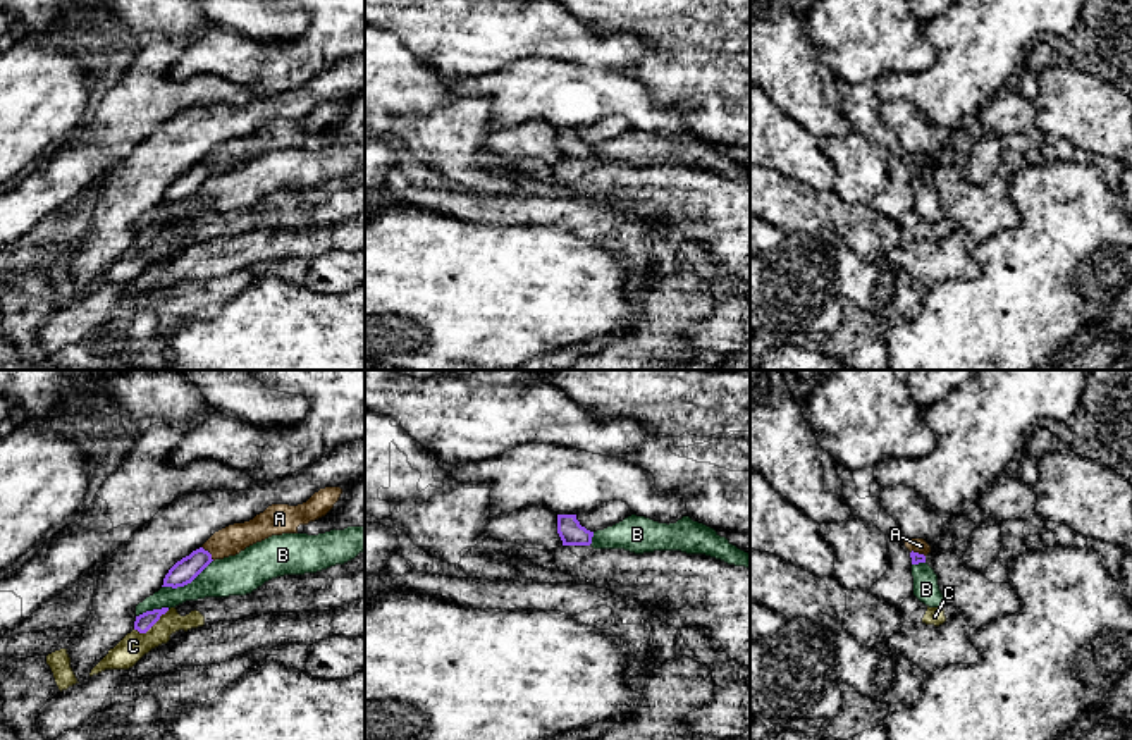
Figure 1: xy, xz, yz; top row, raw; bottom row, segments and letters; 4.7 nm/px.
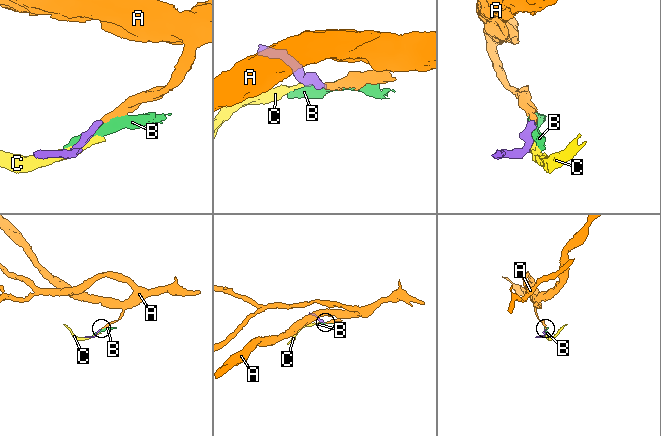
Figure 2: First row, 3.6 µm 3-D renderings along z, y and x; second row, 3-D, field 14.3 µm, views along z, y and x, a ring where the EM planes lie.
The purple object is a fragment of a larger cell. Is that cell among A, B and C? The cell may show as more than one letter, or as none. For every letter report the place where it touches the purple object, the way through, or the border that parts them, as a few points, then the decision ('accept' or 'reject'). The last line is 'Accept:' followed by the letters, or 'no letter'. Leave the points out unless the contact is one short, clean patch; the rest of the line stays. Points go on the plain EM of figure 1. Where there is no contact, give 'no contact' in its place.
A: contact xy (209, 167); way xy (188, 183), (209, 167), (233, 154); accept
B: contact xy (186, 198); border xy (212, 174), (190, 197), (162, 202); reject
C: contact xy (150, 241); border xy (169, 224), (145, 246), (133, 243); reject
Accept: A

